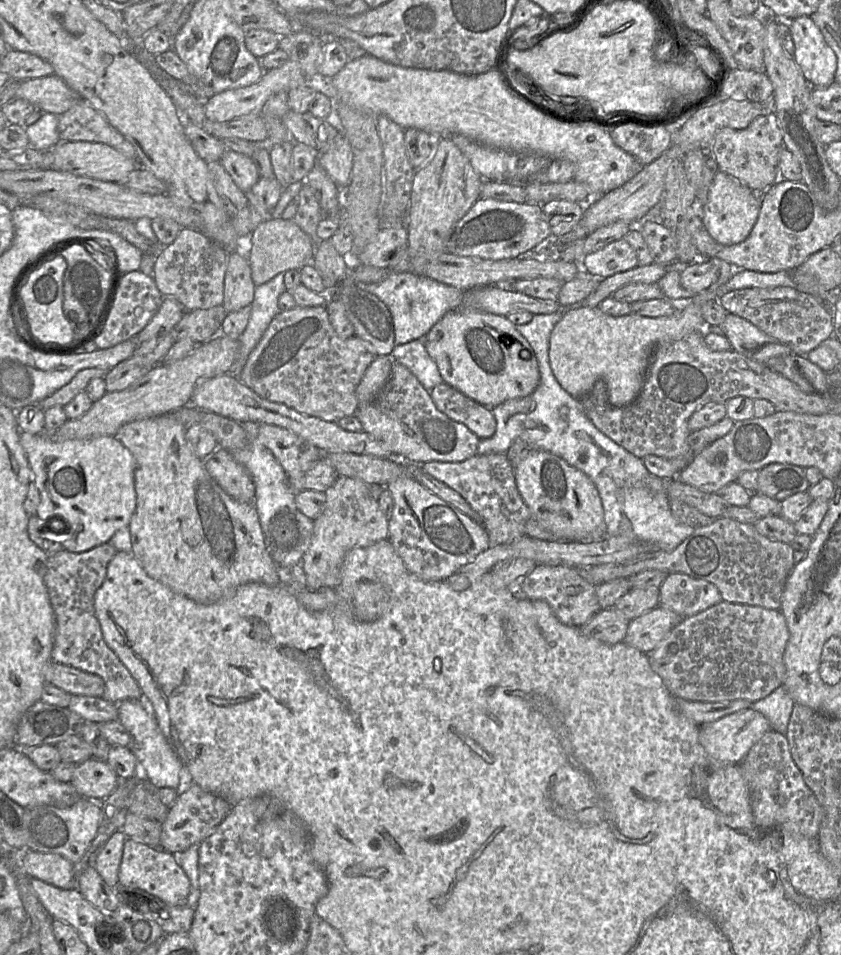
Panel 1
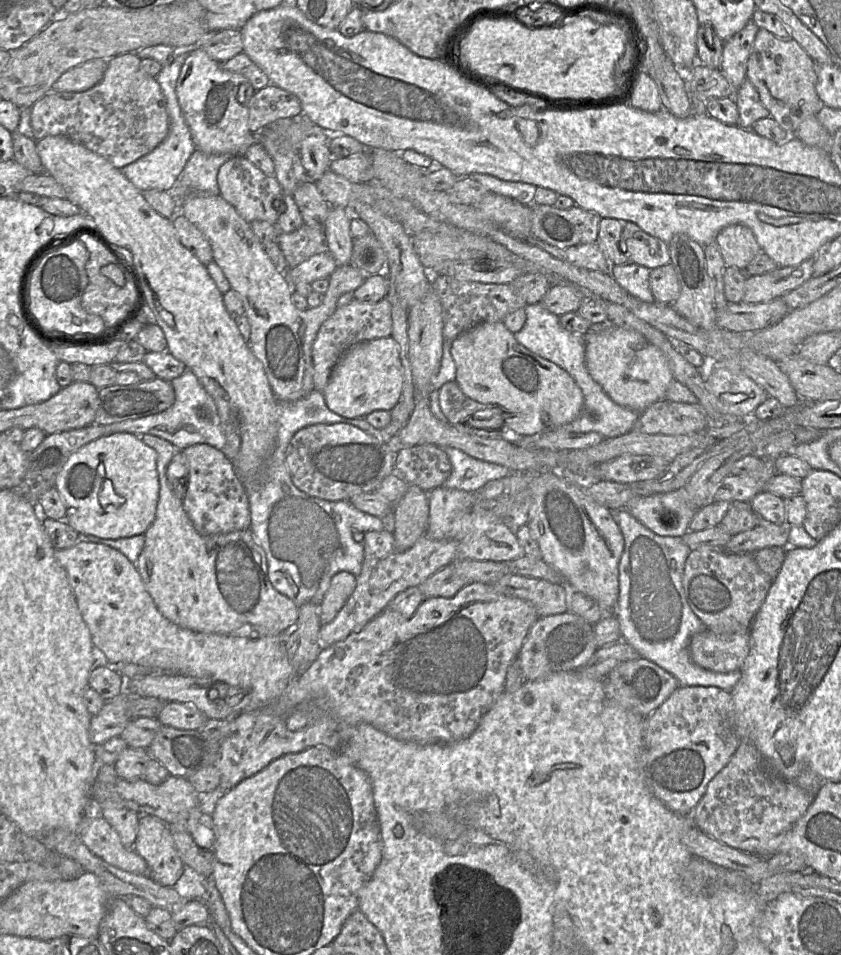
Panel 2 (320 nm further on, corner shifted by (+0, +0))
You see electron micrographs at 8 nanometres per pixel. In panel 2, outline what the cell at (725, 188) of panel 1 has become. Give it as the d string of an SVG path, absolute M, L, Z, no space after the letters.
M732 224L723 228L717 234L715 243L726 266L742 271L762 251L753 231L742 224Z

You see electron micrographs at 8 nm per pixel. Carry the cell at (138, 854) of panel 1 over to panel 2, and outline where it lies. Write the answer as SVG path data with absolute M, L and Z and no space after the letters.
M139 815L133 849L146 861L148 876L163 886L175 886L185 871L168 823L156 816Z

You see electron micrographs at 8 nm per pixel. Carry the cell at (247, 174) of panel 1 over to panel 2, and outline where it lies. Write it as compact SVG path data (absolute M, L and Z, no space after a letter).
M237 155L221 165L217 181L222 198L248 223L259 220L277 224L279 215L284 211L284 194L275 176L264 174L246 157Z

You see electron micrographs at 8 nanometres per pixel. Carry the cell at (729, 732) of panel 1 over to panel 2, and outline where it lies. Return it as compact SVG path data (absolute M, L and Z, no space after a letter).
M679 686L656 710L645 717L640 767L653 795L672 812L691 816L707 785L730 761L740 743L731 694L717 687Z

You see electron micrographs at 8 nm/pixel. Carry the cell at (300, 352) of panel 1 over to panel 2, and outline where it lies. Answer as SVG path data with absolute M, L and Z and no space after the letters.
M387 298L377 303L365 303L353 300L349 304L337 307L334 313L320 326L312 345L314 390L323 392L333 368L342 354L354 344L391 336L391 304Z

